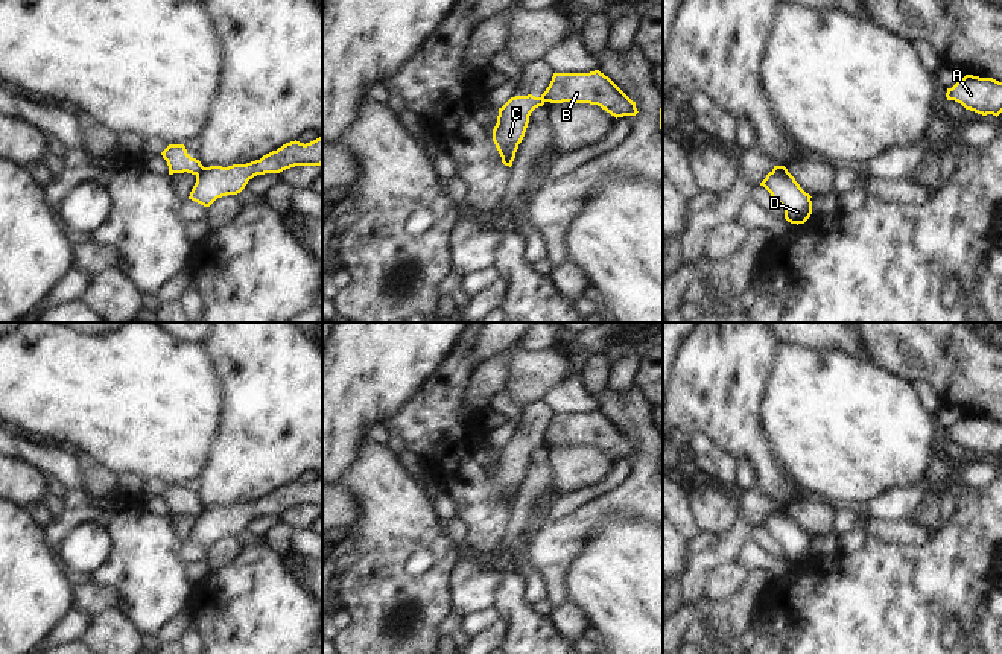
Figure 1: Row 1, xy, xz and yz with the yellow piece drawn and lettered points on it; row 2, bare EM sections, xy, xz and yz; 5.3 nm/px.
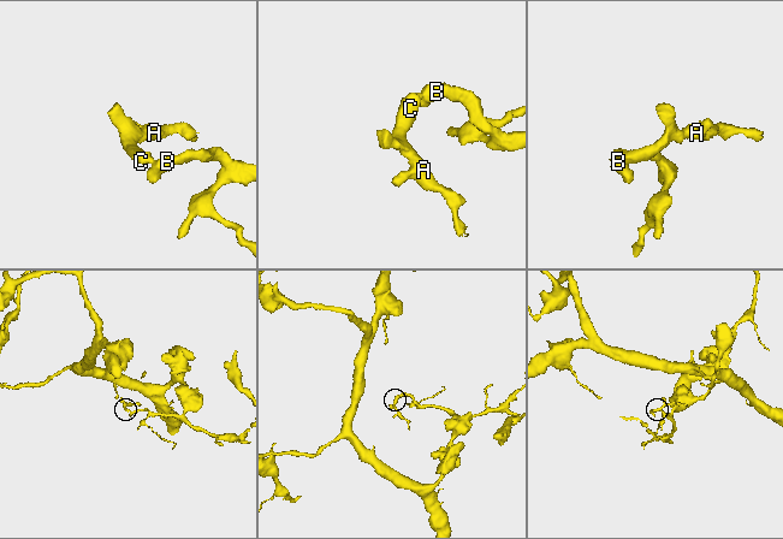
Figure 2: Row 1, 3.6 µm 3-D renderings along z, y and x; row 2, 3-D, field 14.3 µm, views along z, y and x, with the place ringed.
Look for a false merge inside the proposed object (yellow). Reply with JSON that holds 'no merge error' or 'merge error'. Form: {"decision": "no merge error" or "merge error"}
{"decision": "merge error"}

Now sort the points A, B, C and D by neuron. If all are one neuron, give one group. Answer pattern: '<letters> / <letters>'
A C / B D

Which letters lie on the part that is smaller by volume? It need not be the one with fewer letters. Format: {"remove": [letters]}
{"remove": ["A", "C"]}

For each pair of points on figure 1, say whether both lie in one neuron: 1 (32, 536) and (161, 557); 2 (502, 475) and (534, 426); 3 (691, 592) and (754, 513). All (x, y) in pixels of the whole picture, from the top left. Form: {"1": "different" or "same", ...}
{"1": "different", "2": "same", "3": "same"}

